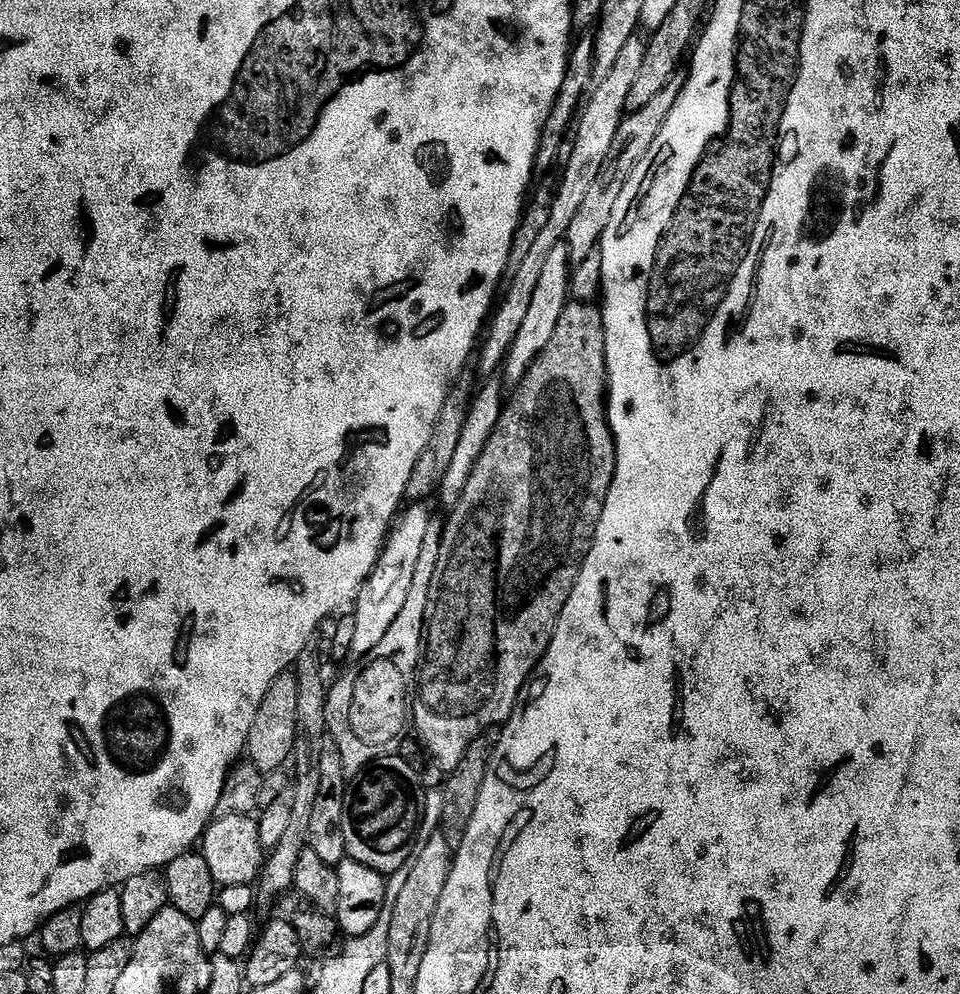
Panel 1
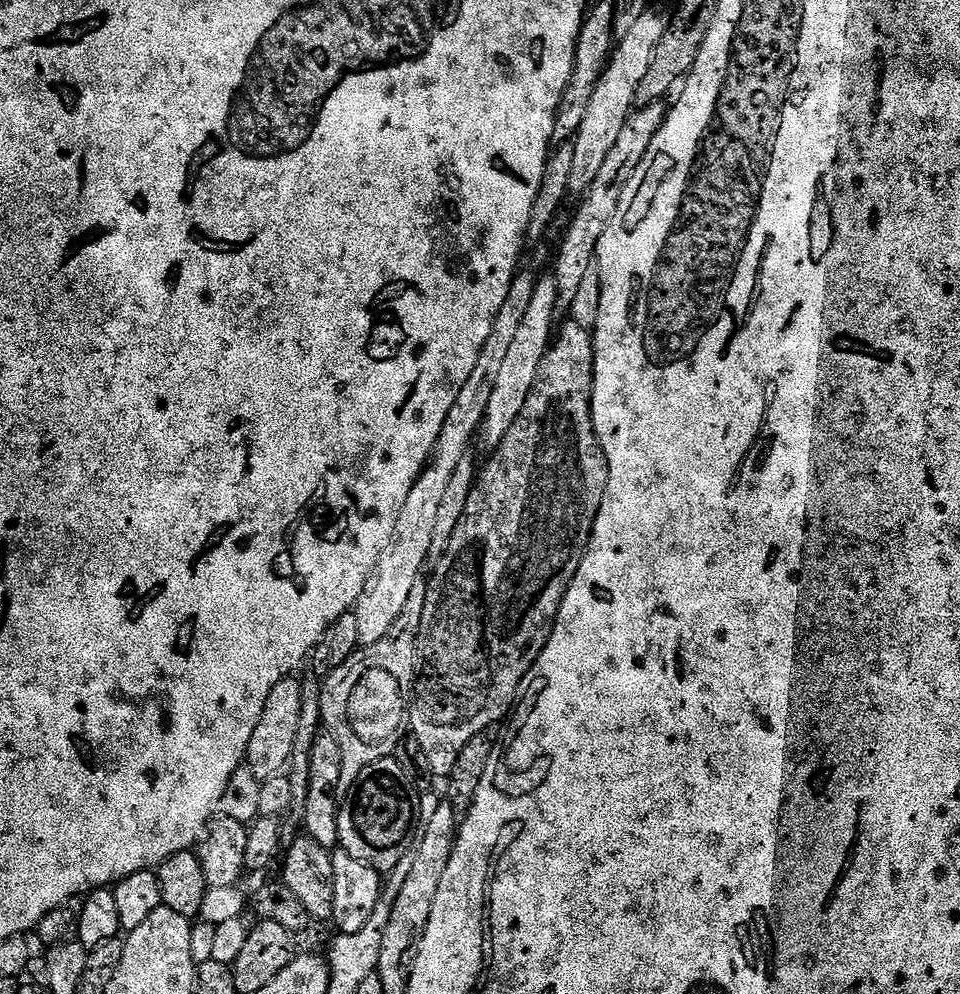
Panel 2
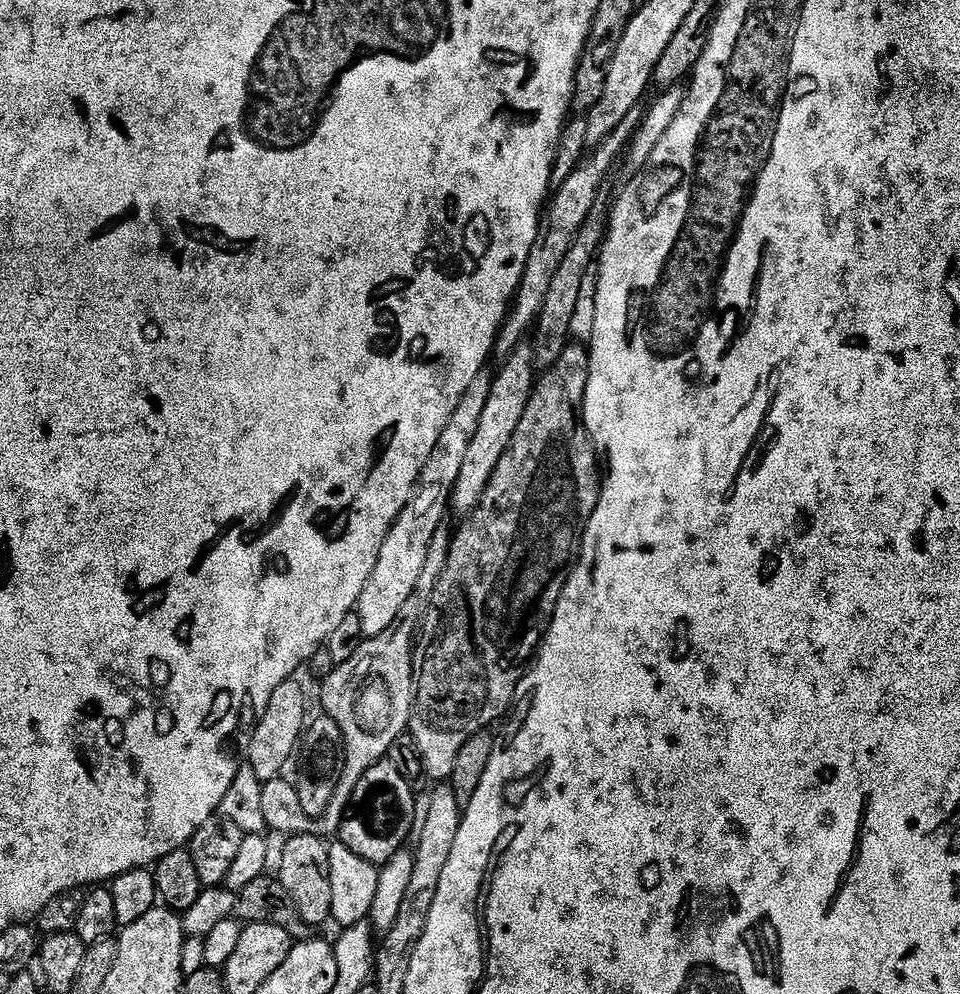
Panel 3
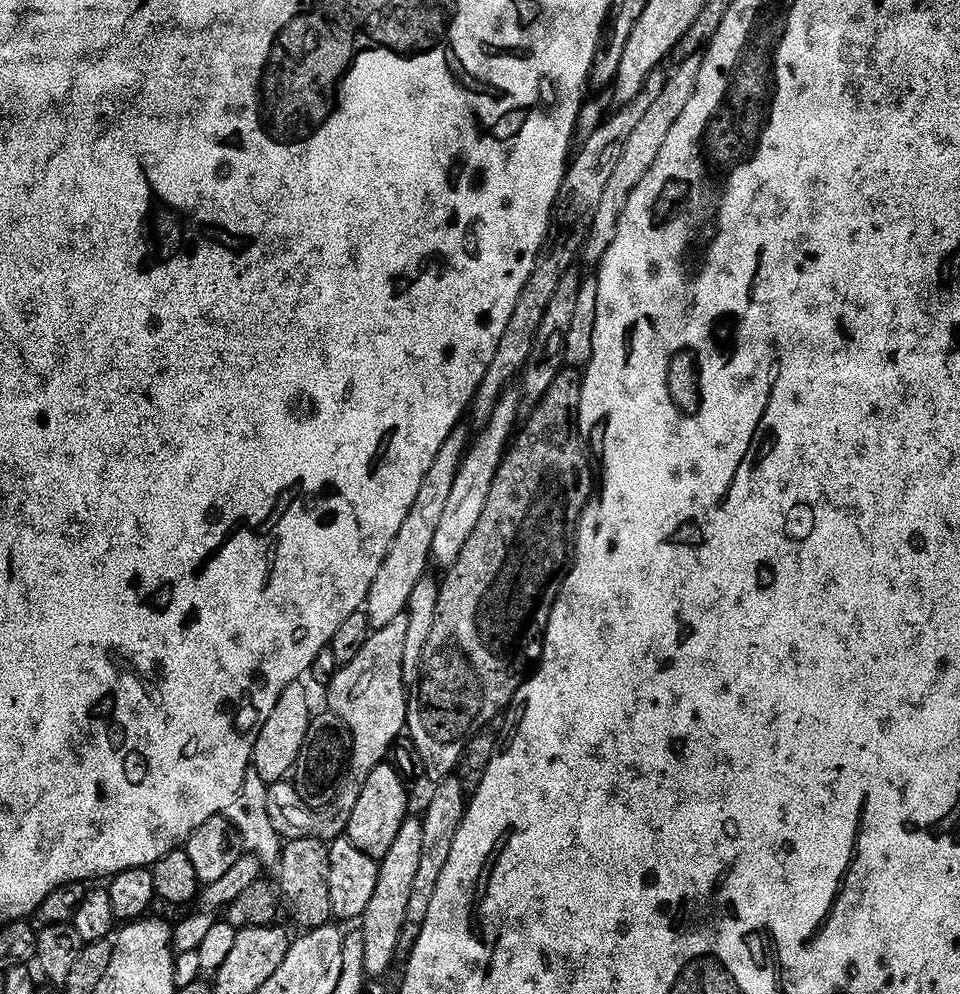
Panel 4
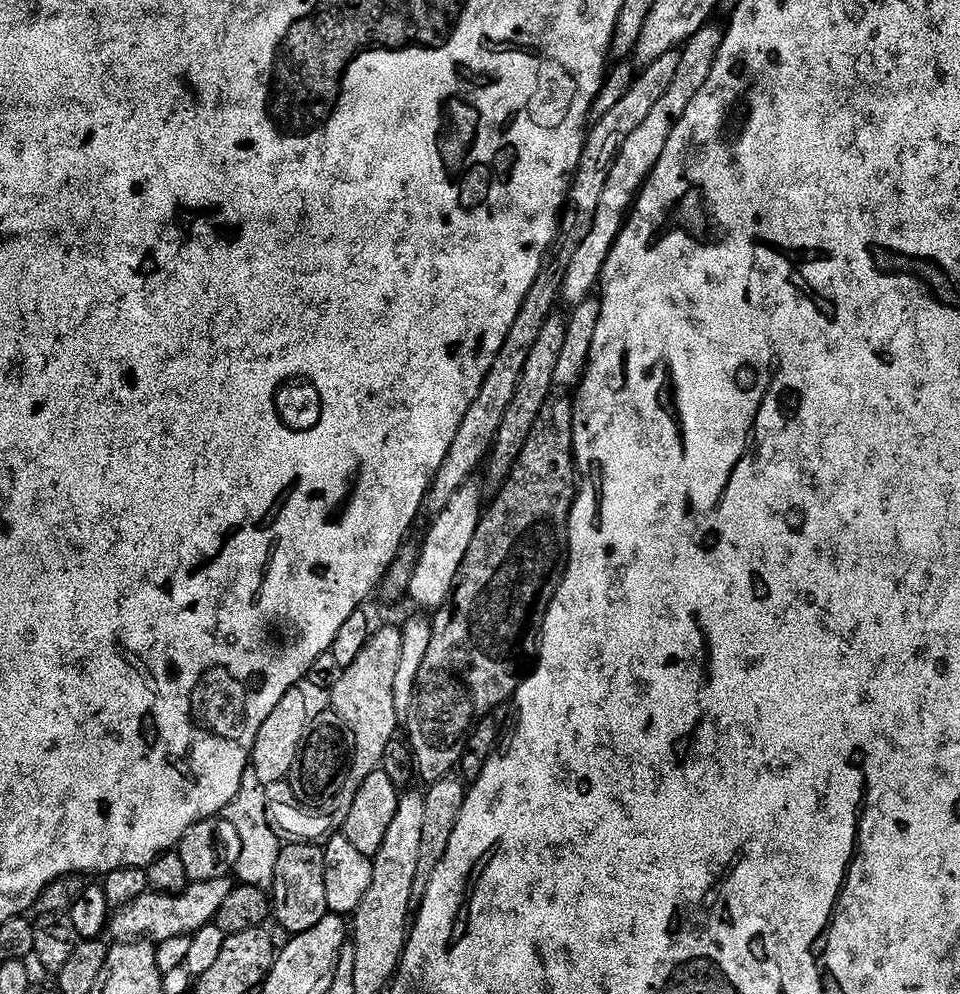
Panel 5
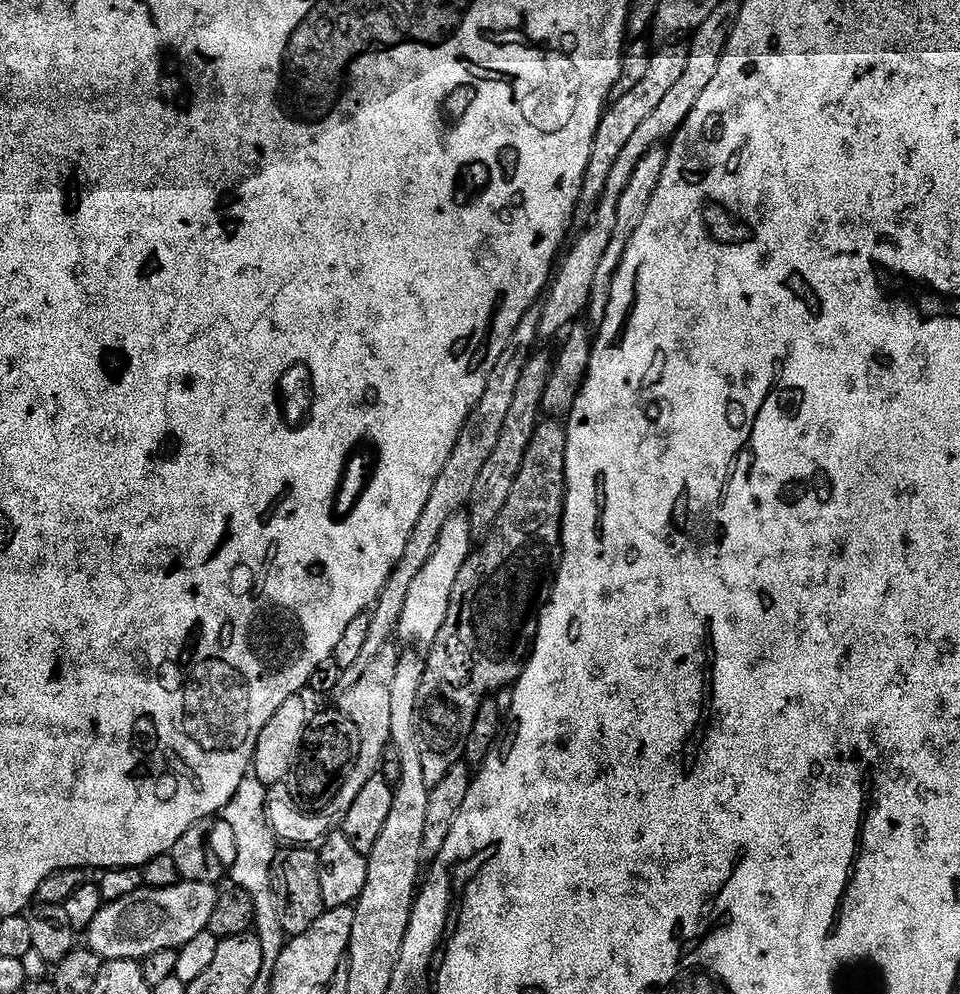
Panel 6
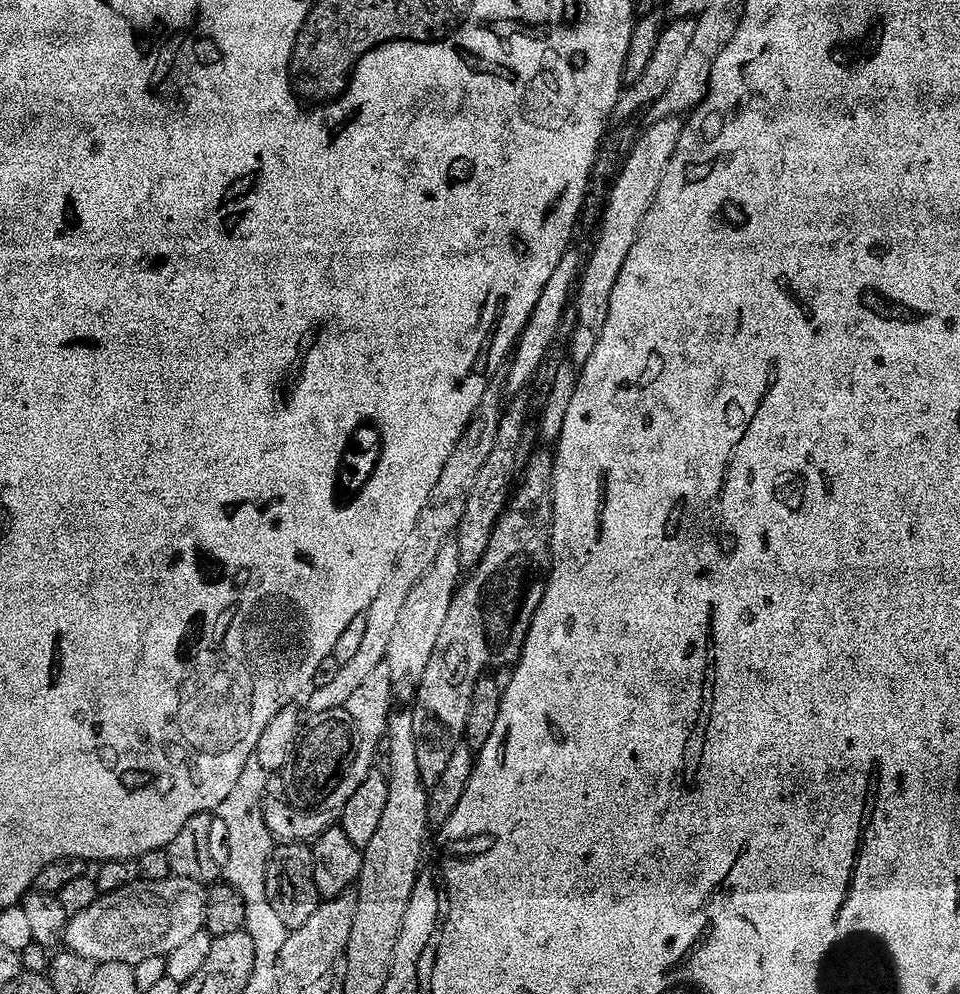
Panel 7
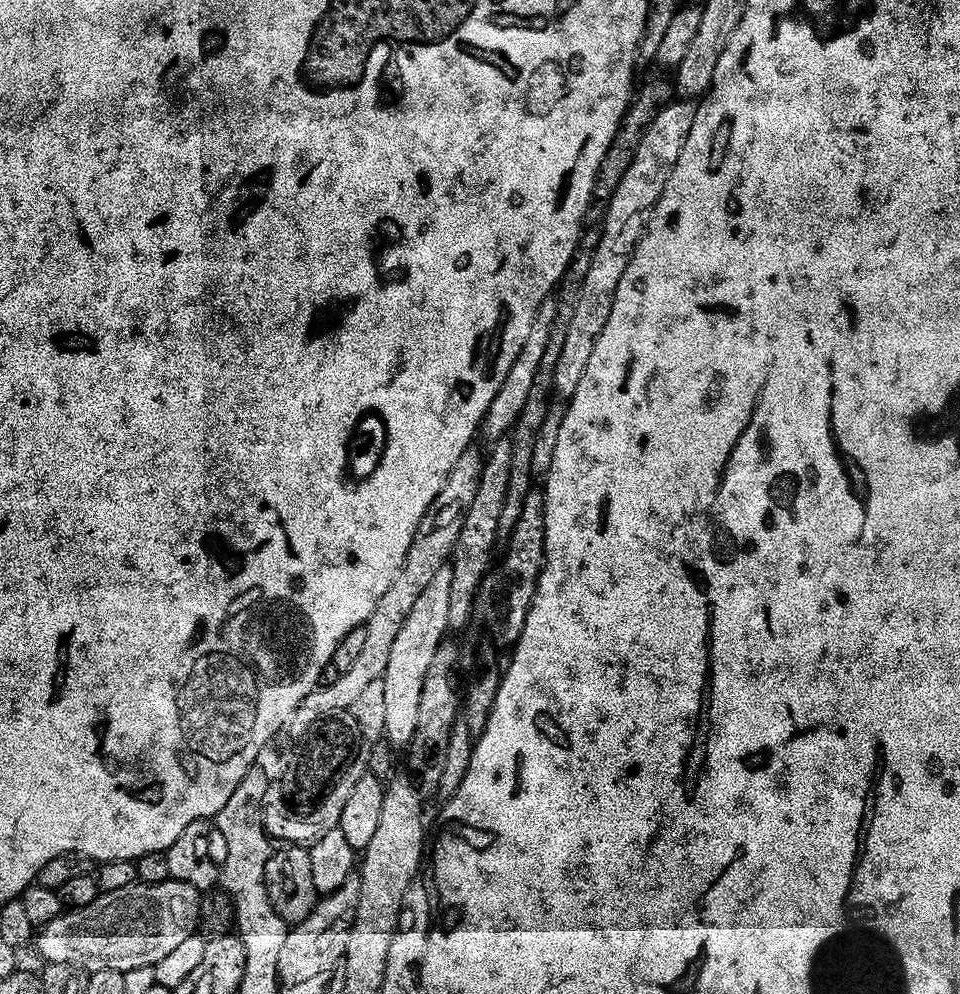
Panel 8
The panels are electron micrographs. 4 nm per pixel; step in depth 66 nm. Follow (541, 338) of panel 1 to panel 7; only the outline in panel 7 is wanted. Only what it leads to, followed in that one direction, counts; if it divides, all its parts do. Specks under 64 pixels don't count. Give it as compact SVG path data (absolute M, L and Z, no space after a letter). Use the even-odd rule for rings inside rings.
M449 542L442 550L442 554L438 554L438 562L434 562L430 574L426 574L426 578L422 578L422 582L410 594L410 602L406 602L398 627L394 630L386 661L393 685L400 687L401 684L404 688L410 687L409 689L419 685L426 666L430 666L434 646L438 646L438 638L442 638L442 626L446 626L446 614L450 614L450 606L461 583L459 548L455 542Z

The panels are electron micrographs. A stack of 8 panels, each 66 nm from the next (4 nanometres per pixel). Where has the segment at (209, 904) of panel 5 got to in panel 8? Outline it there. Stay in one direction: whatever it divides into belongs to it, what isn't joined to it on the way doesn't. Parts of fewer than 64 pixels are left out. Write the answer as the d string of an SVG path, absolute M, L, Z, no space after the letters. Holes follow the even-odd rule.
M169 879L161 884L134 883L126 890L103 893L90 906L65 911L54 922L43 925L35 933L34 948L40 951L41 961L49 964L65 964L80 968L83 972L129 972L139 968L150 968L162 958L167 958L186 938L197 935L200 923L200 902L202 894L186 882Z

